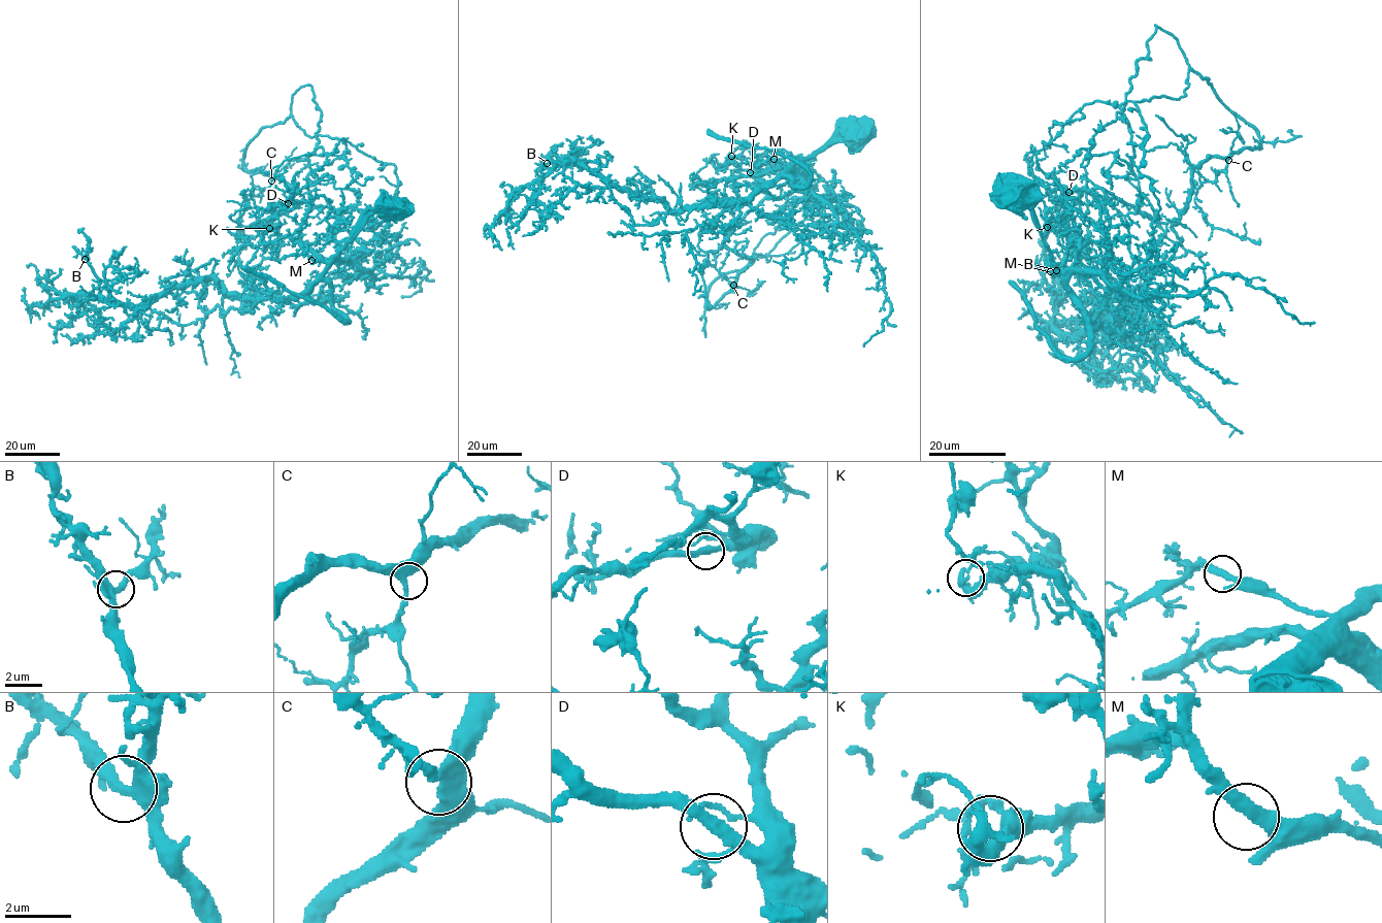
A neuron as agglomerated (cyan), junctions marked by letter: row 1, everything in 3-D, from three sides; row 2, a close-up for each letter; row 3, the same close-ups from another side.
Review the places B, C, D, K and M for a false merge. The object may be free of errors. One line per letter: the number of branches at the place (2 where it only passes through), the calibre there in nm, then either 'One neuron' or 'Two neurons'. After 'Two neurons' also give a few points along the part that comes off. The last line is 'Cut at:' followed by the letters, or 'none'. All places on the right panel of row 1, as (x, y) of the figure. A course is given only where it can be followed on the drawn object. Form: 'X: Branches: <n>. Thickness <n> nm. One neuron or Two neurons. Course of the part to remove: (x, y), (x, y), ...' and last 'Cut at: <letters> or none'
B: Branches: 2. Thickness 360 nm. One neuron
C: Branches: 2. Thickness 360 nm. One neuron
D: Branches: 2. Thickness 360 nm. One neuron
K: Branches: 2. Thickness 340 nm. Two neurons. Course of the part to remove: (1047, 227), (1066, 188), (1025, 157), (1053, 124), (1185, 94), (1156, 26), (1132, 157), (1104, 172), (1136, 179)
M: Branches: 2. Thickness 380 nm. One neuron
Cut at: K

